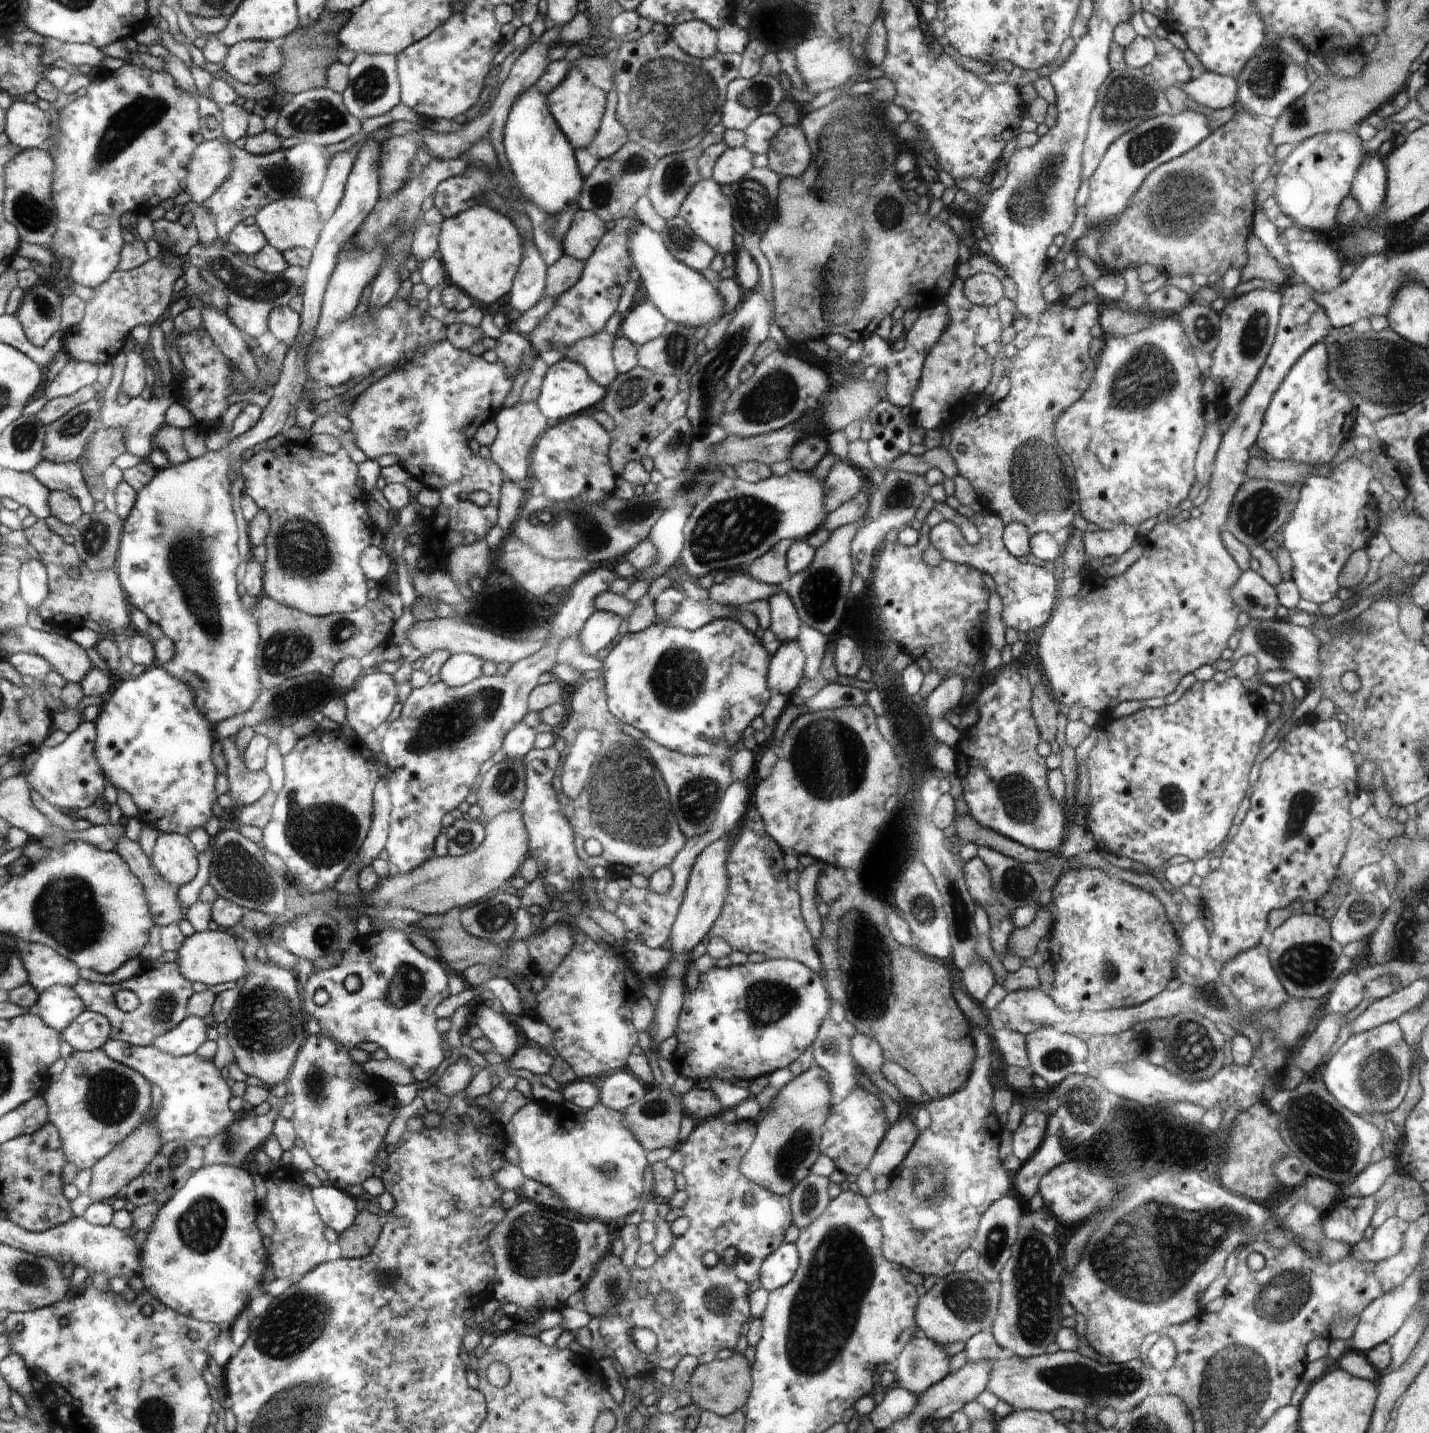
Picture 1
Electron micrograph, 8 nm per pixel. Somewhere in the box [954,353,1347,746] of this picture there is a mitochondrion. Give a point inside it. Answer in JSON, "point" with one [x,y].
{"point":[1037,479]}

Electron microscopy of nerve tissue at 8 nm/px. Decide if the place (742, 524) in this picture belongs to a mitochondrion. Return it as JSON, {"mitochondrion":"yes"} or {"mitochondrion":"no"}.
{"mitochondrion":"yes"}

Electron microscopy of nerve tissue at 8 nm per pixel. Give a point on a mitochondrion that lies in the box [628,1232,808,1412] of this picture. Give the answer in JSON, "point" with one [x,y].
{"point":[720,1300]}

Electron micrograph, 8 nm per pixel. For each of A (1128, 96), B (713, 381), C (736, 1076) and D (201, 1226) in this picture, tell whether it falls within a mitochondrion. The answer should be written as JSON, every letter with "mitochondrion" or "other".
{"A":"mitochondrion","B":"mitochondrion","C":"other","D":"mitochondrion"}

